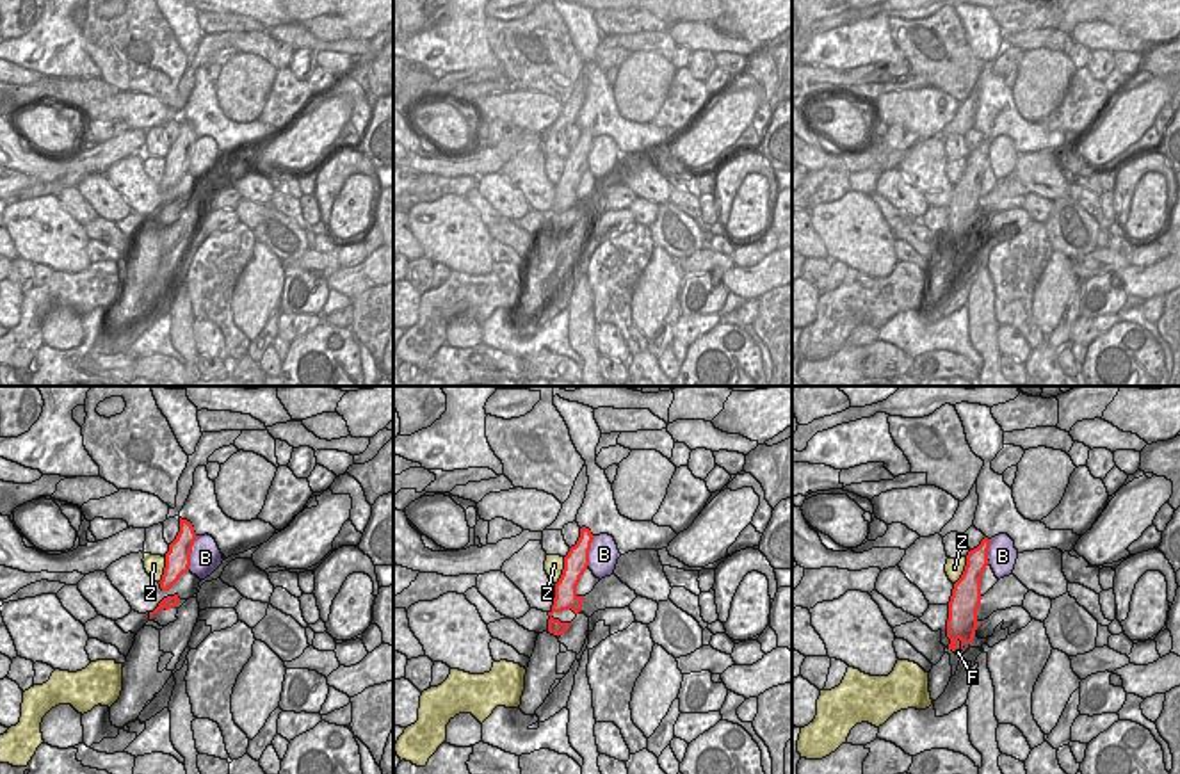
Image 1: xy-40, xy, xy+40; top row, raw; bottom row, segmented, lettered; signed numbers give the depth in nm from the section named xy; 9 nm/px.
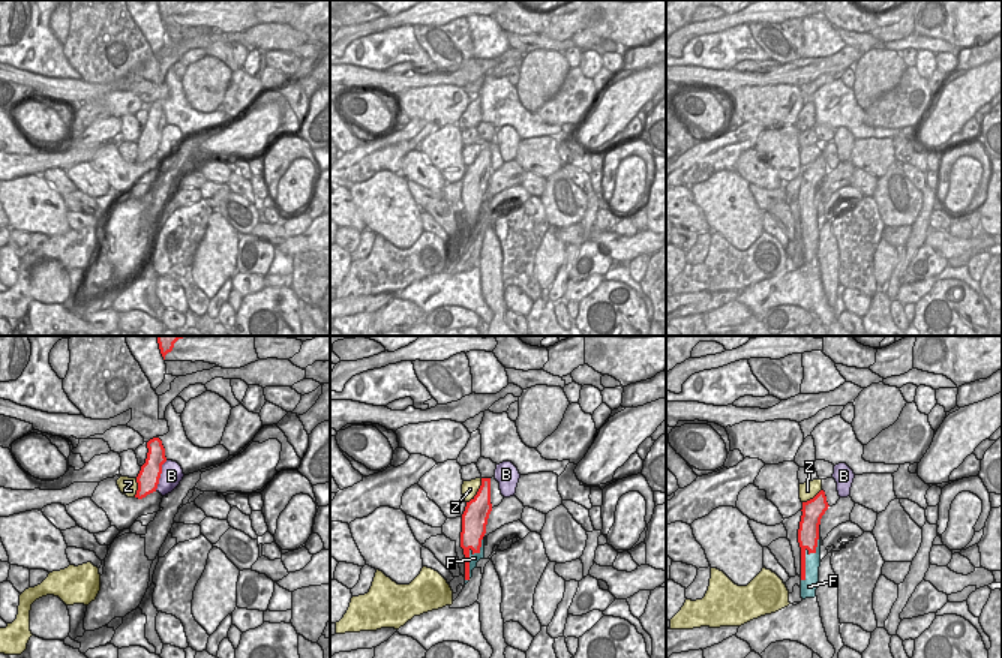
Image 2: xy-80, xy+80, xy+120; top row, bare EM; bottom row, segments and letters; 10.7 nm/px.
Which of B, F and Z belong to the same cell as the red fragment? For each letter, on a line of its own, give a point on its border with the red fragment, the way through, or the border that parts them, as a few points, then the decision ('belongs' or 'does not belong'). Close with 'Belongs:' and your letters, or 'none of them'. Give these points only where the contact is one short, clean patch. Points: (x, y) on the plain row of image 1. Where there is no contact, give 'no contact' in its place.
B: xy-40 (191, 153) | does not belong
F: xy+40 (961, 246) | belongs
Z: xy (563, 173) | does not belong
Belongs: F

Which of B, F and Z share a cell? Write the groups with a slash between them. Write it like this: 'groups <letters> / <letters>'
groups B / F / Z

